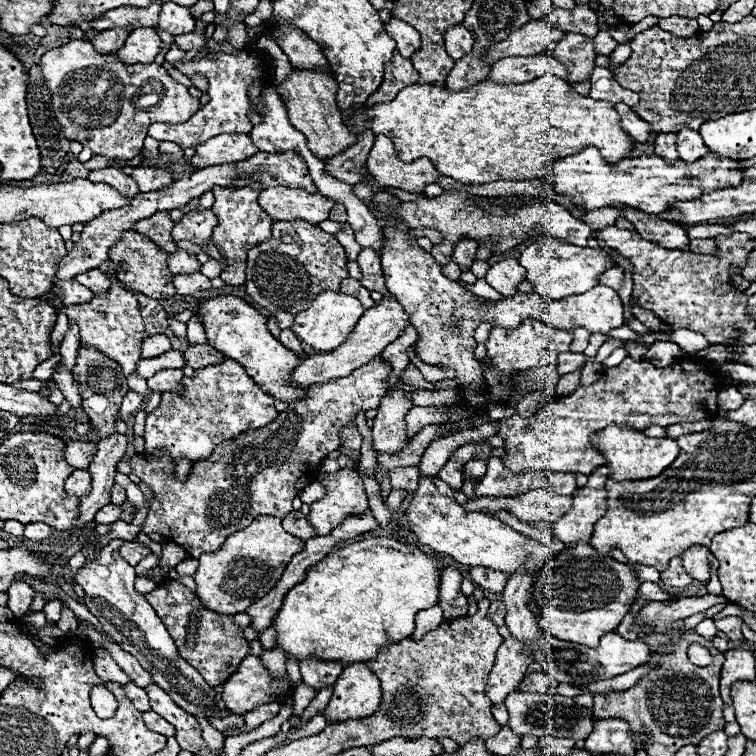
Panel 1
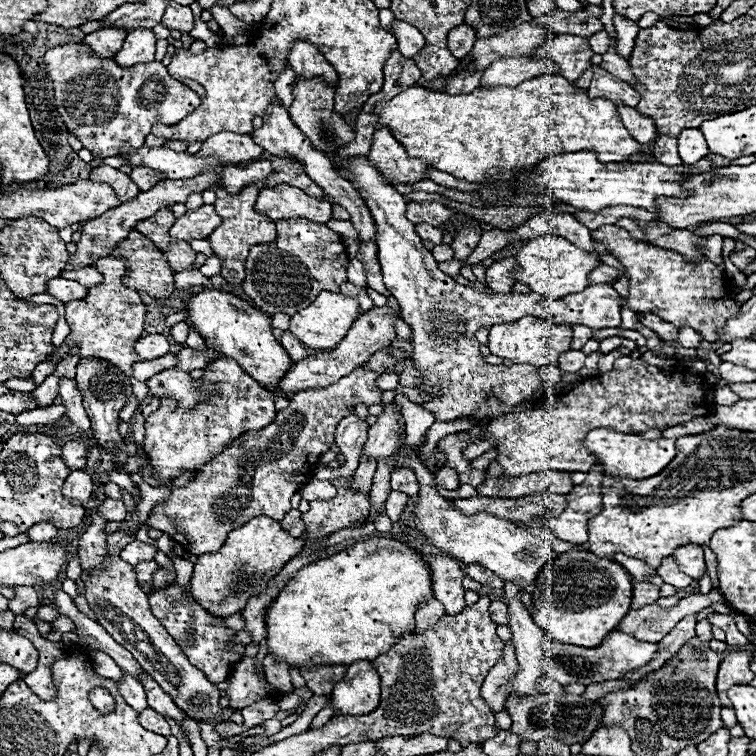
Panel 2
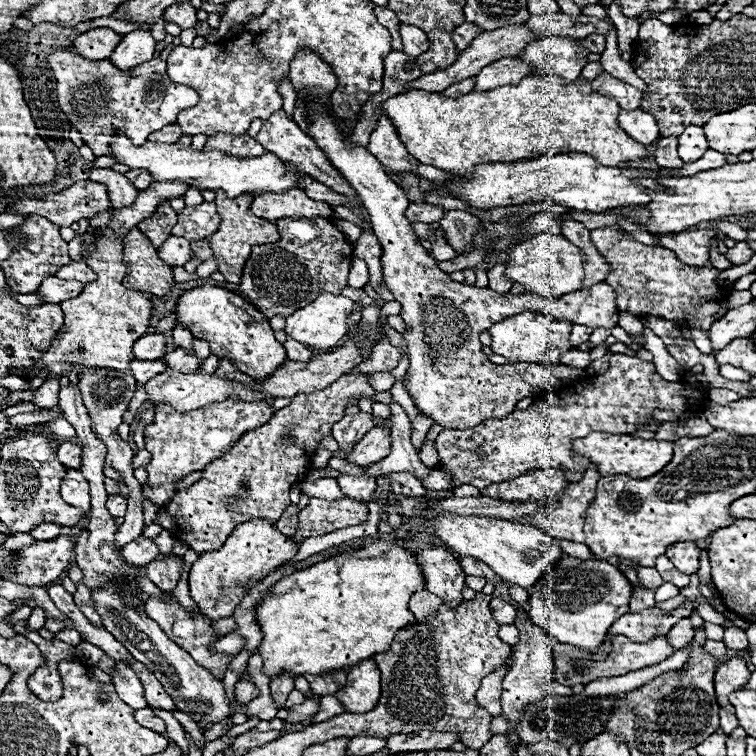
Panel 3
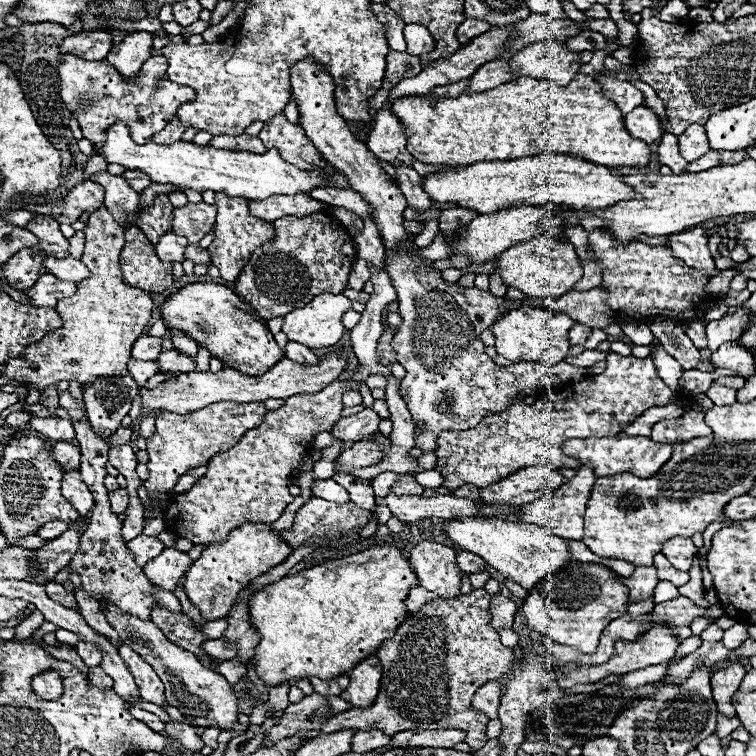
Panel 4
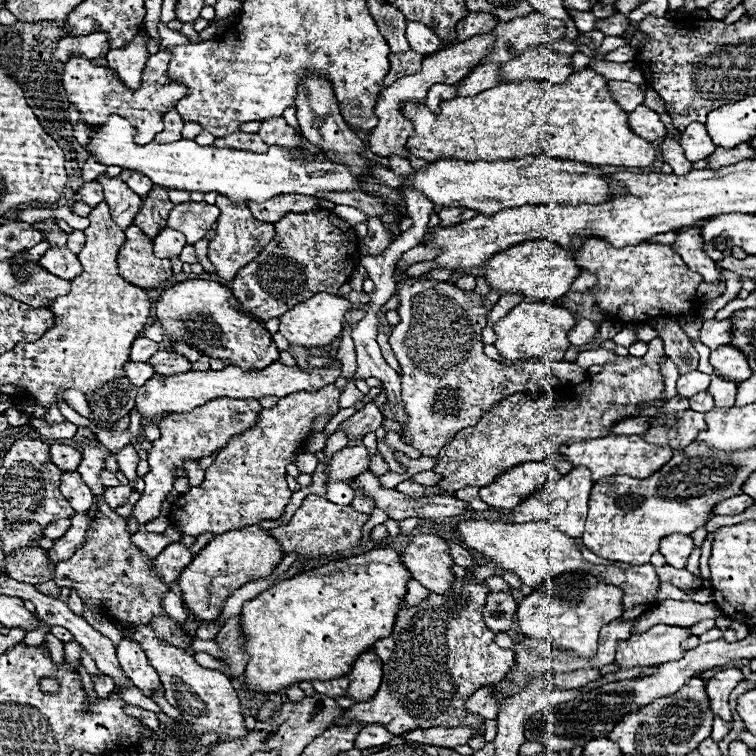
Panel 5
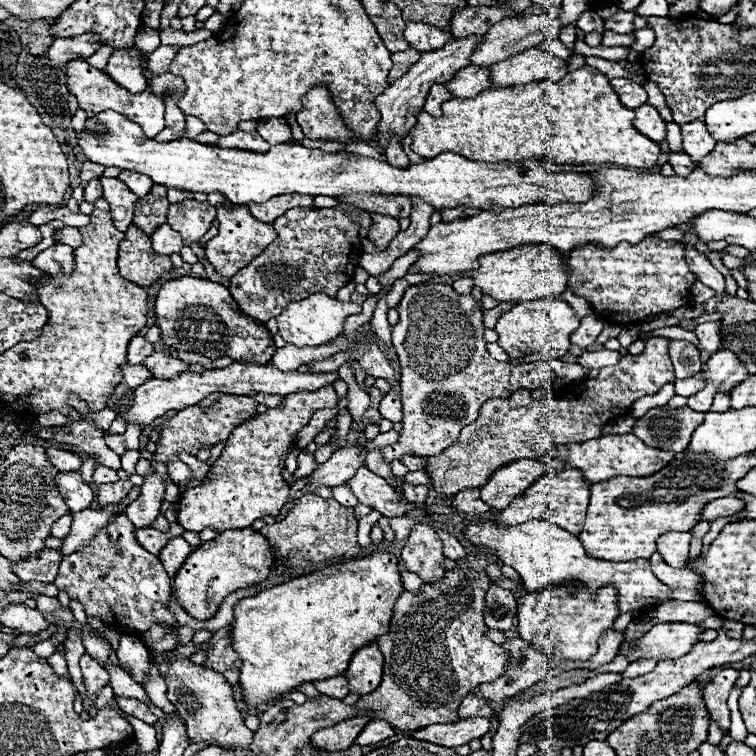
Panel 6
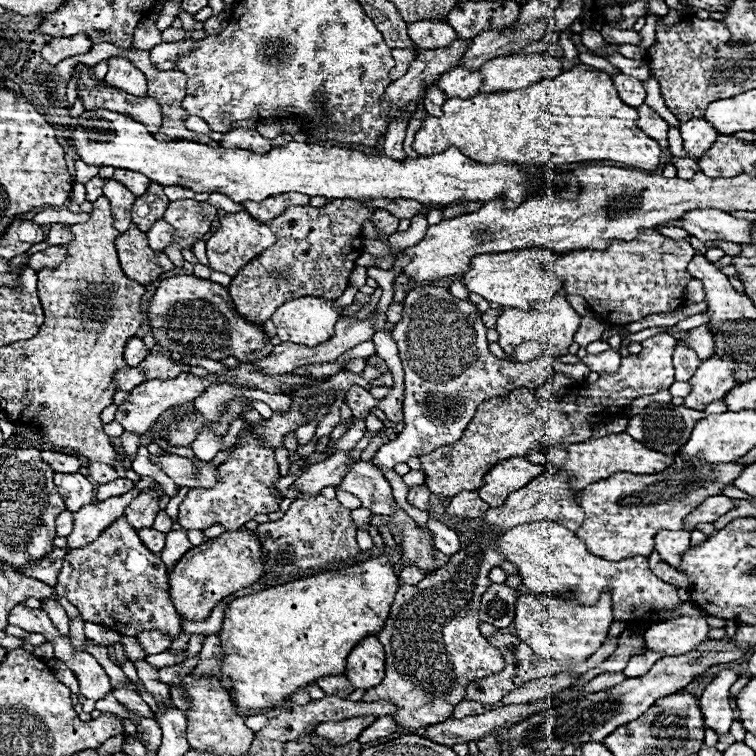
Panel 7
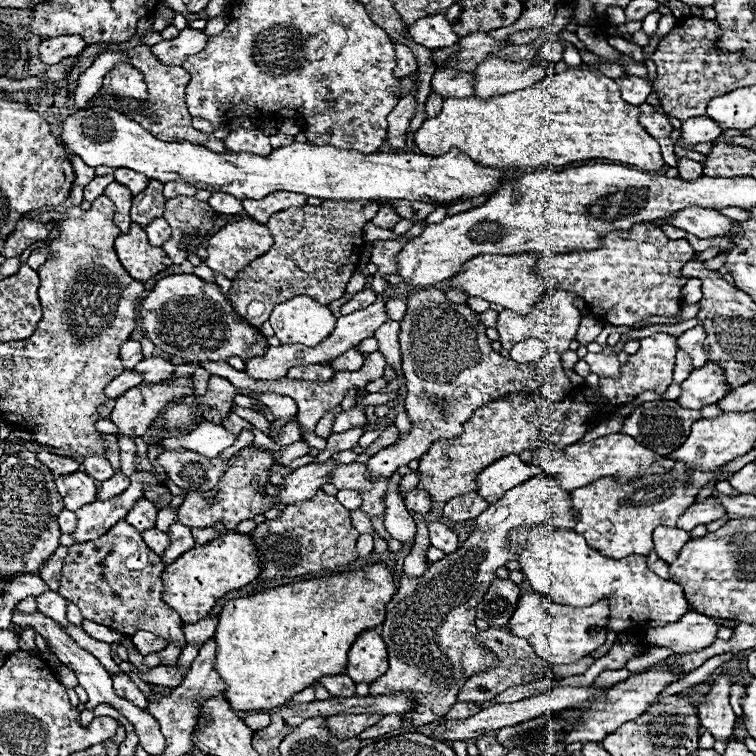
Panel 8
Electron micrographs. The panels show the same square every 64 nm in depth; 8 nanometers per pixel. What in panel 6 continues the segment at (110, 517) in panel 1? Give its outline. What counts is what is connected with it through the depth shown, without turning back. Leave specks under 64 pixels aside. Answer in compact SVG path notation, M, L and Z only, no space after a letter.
M118 480L110 486L98 486L98 502L102 506L108 506L108 504L118 504L120 500L124 500L128 496L128 492L132 490L132 482L126 480Z

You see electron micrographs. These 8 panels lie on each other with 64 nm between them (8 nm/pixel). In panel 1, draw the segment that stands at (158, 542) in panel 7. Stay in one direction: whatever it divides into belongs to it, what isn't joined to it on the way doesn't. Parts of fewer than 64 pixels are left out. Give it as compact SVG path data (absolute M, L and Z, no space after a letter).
M124 542L124 544L118 548L118 552L120 552L120 556L122 556L126 562L130 562L132 566L136 566L146 554L150 554L148 548L144 548L144 546L140 546L140 544L134 544L134 542Z

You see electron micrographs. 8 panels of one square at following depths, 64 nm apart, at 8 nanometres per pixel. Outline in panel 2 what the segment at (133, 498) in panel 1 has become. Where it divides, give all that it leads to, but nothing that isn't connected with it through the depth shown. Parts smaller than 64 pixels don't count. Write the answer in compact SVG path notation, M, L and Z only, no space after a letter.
M110 472L110 480L114 482L114 484L118 484L118 486L122 486L126 492L134 492L136 490L136 486L134 486L134 482L130 480L130 476L128 474L124 474L124 472Z

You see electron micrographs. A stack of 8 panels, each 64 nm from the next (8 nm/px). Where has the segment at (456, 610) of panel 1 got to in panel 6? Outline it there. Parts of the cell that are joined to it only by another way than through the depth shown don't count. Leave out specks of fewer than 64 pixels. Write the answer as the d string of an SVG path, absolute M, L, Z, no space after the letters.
M418 524L410 530L408 544L402 550L402 562L408 572L414 572L422 578L424 584L442 580L446 574L444 552L440 536L426 524Z

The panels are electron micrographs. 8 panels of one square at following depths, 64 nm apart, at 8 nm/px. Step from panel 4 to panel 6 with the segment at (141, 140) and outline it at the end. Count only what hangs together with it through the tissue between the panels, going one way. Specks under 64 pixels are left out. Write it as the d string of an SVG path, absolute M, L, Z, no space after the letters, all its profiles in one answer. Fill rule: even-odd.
M160 46L160 48L156 48L152 54L148 54L148 70L154 76L166 74L176 52L178 52L178 46ZM82 58L70 60L66 64L66 86L76 96L80 108L88 114L88 118L92 118L94 114L106 112L106 110L114 110L114 112L130 118L132 122L140 124L146 140L154 138L160 130L164 130L164 102L166 100L162 96L152 94L150 86L142 94L130 94L128 90L122 90L122 86L114 84L114 80L110 80L104 70L90 66Z

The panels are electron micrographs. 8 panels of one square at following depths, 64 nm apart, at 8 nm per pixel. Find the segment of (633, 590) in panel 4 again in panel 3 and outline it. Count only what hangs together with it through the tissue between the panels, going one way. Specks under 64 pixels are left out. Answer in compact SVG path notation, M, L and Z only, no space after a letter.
M640 568L640 570L638 570L638 578L640 578L642 586L648 588L648 590L660 588L660 586L664 584L662 578L660 578L660 574L658 574L654 568Z

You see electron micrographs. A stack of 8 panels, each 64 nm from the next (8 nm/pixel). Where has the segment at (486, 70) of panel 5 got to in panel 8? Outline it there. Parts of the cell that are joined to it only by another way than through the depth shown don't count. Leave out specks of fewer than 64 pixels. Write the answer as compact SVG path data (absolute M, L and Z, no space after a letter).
M442 68L432 76L432 90L442 98L470 98L474 96L474 74Z

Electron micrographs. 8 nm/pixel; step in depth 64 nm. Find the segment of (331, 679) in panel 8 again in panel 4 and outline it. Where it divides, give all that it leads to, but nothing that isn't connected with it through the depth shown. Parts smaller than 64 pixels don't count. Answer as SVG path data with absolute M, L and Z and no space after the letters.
M344 674L336 676L336 680L320 680L316 676L312 676L308 680L310 680L314 692L318 692L322 696L340 696L342 690L346 690L346 686L348 686L348 676L344 676Z

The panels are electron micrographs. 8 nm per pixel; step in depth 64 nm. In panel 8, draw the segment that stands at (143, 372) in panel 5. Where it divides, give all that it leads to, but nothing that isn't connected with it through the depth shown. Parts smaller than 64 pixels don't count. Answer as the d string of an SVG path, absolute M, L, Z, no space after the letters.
M124 370L124 374L118 374L108 386L106 386L106 396L108 398L118 398L122 396L126 390L134 388L134 386L140 386L144 382L142 374L136 374L134 370Z

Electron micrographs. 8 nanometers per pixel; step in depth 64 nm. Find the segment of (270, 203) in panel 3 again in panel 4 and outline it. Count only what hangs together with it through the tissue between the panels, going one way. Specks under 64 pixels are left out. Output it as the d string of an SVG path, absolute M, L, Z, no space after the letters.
M274 194L266 200L250 202L250 214L268 222L274 222L282 216L306 216L314 212L328 212L328 204L318 202L308 194L294 194L294 196Z

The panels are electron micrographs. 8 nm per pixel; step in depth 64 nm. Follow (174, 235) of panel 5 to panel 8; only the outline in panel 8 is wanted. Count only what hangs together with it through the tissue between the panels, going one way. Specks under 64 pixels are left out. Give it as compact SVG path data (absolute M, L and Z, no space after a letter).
M158 218L158 220L154 220L154 222L148 224L146 234L148 234L148 242L150 242L152 246L162 246L162 244L170 238L172 228L166 224L164 218Z

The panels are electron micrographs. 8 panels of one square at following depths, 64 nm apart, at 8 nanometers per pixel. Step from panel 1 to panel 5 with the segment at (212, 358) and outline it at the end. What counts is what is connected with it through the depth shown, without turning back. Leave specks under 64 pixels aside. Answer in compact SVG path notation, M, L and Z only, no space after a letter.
M158 350L158 354L154 354L154 358L150 358L150 362L152 362L156 374L162 374L162 376L174 376L174 374L192 370L192 362L176 352Z

